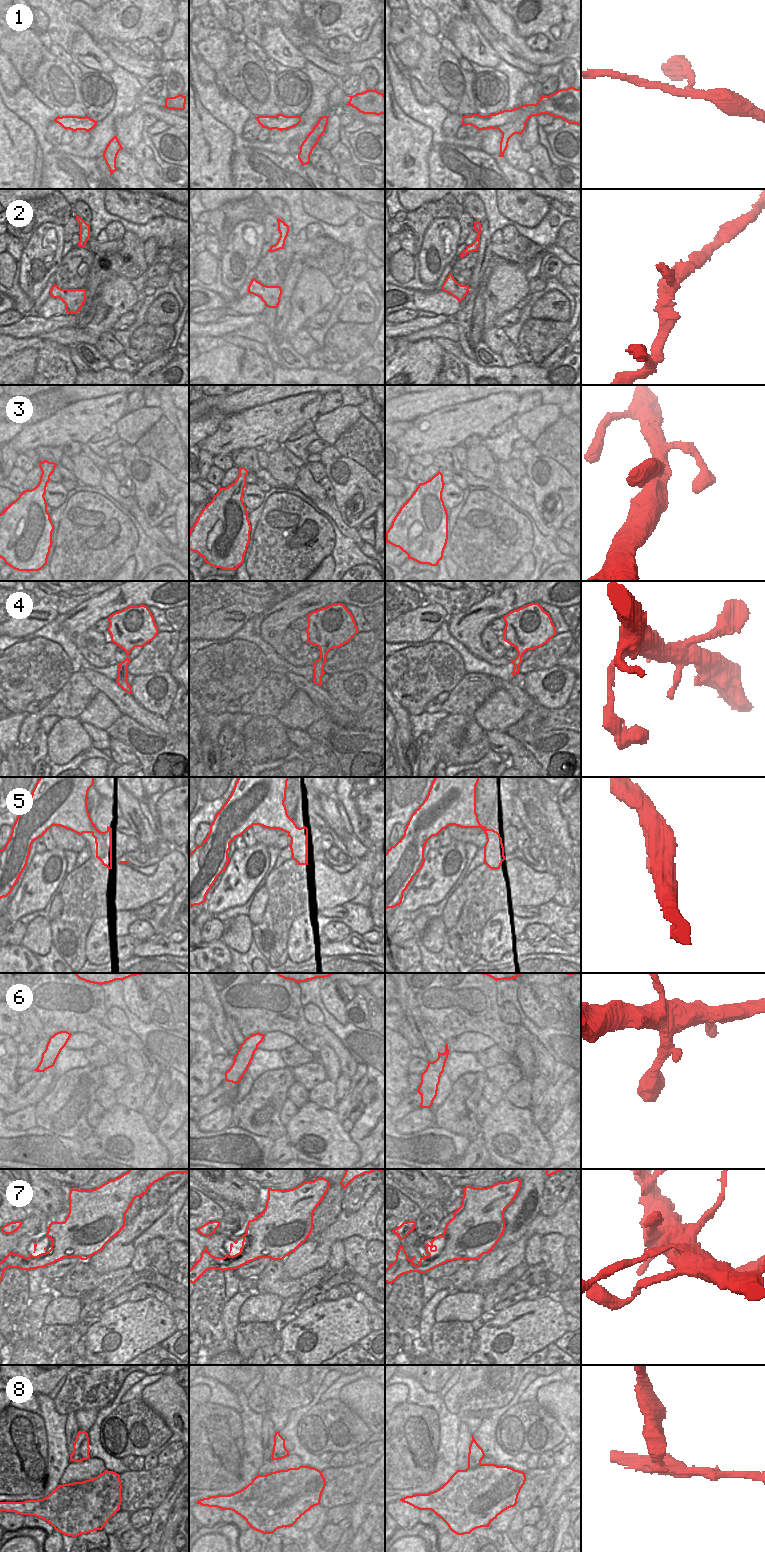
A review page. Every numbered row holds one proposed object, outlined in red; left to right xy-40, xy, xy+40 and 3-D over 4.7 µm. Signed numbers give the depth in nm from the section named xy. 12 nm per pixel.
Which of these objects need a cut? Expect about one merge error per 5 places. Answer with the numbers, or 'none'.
8

